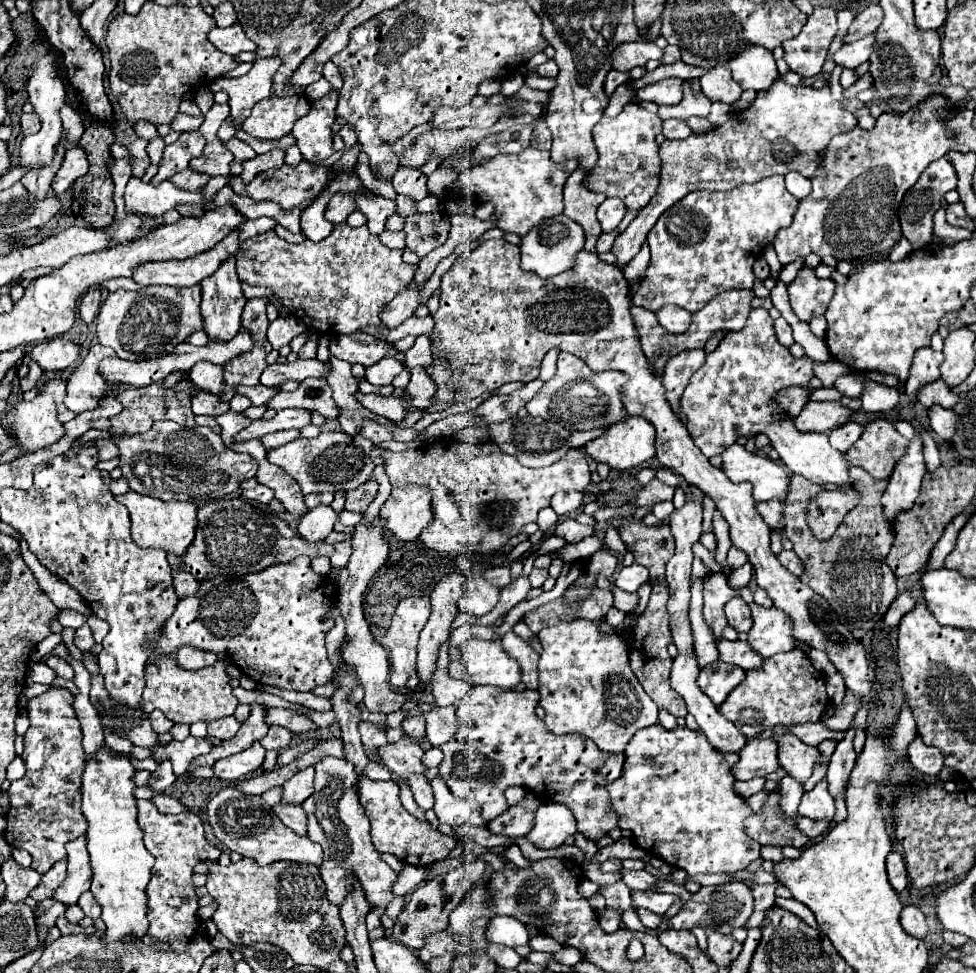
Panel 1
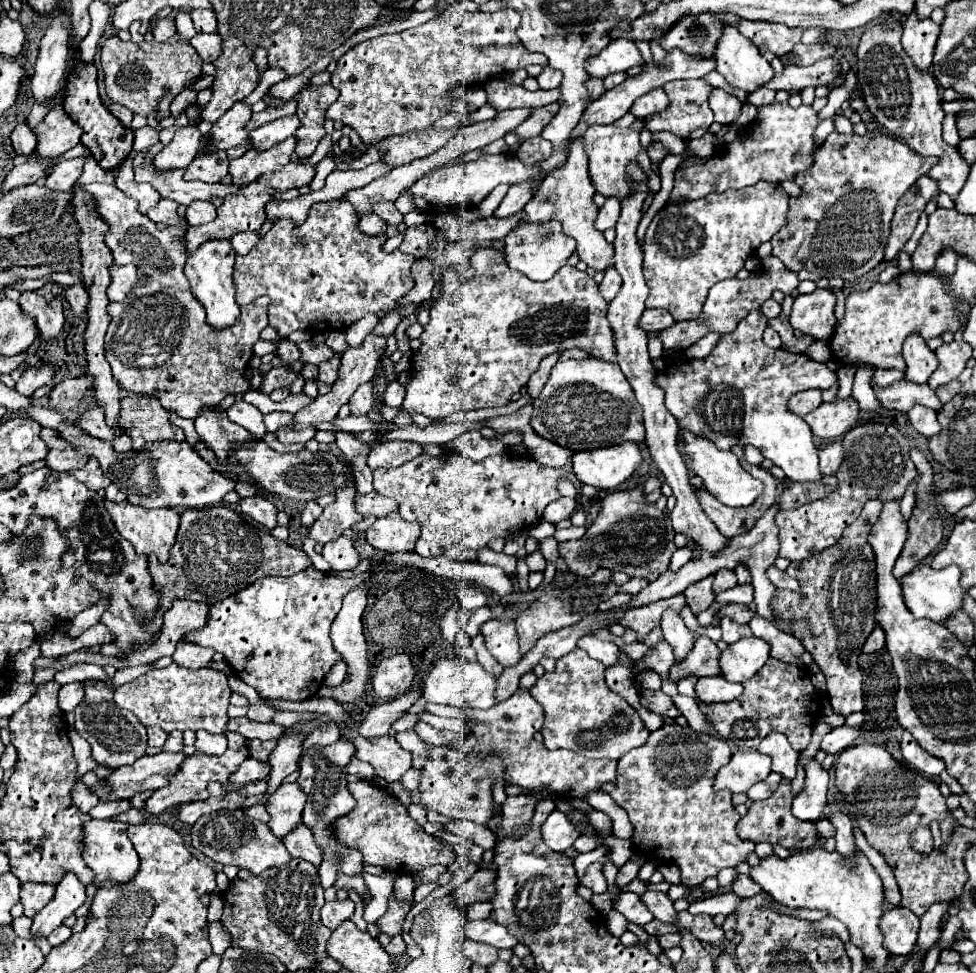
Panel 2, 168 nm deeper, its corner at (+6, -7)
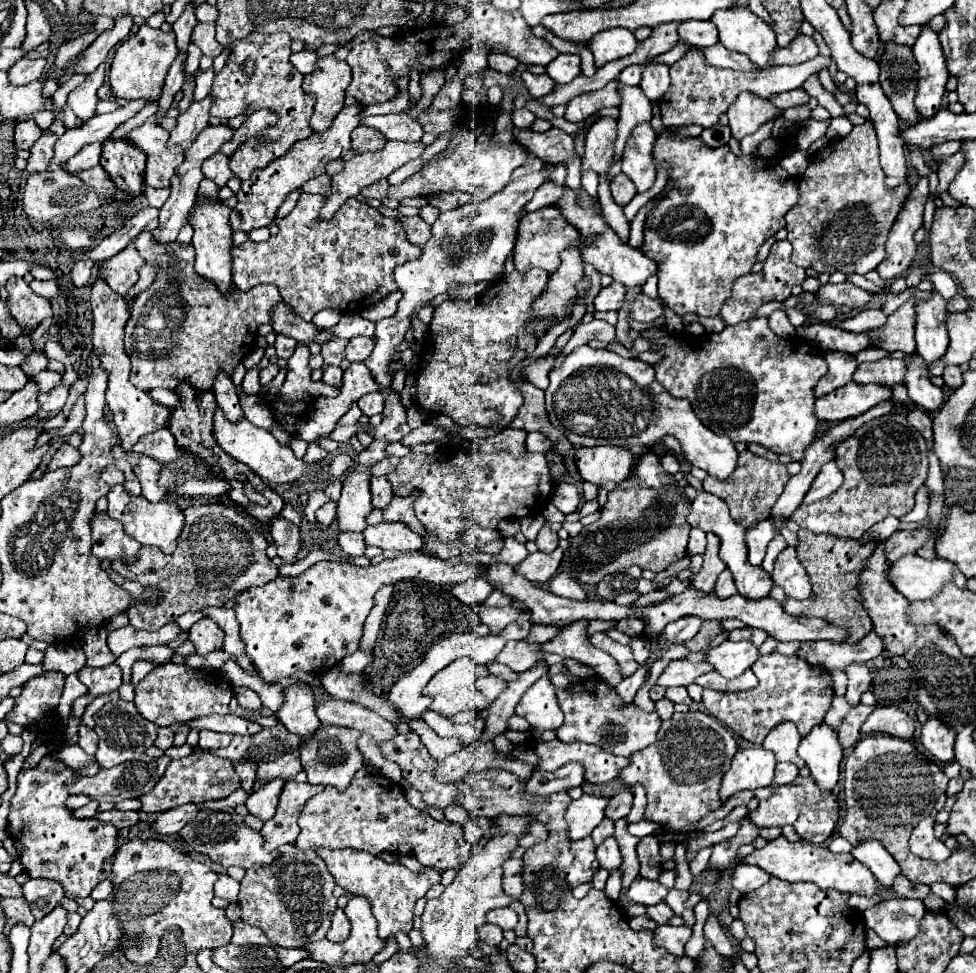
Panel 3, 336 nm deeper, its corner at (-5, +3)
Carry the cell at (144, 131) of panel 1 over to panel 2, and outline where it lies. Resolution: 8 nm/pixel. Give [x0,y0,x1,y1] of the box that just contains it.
[107,103,133,129]

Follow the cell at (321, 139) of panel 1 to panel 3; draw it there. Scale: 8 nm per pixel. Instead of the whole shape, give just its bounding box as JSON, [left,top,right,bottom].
[302,55,352,133]

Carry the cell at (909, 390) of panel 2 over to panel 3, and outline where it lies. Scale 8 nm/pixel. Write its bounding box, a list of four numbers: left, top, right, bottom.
[854,357,904,387]

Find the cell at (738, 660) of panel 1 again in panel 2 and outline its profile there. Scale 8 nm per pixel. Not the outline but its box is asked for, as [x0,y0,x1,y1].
[669,637,721,681]

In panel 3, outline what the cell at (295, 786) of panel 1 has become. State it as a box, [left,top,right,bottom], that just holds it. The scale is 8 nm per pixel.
[260,781,324,851]

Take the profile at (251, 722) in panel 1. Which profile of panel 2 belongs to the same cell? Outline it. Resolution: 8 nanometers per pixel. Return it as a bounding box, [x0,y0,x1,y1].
[145,741,249,813]

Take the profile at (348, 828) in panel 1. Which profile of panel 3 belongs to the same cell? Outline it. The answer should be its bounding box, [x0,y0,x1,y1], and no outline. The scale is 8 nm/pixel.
[300,727,362,791]

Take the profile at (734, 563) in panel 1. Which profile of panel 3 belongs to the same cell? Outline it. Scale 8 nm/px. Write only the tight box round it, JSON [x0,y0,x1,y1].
[714,569,738,597]

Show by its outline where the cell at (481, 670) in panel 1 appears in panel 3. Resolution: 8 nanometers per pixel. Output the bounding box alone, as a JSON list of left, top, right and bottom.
[424,657,490,717]

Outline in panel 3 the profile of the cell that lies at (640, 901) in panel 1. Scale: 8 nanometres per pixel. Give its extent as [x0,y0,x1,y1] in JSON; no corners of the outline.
[626,877,668,905]

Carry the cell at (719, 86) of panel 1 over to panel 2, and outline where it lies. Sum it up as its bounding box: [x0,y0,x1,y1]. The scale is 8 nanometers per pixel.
[709,87,743,125]

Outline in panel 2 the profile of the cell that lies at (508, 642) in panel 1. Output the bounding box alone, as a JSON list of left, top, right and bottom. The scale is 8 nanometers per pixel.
[481,619,521,667]

